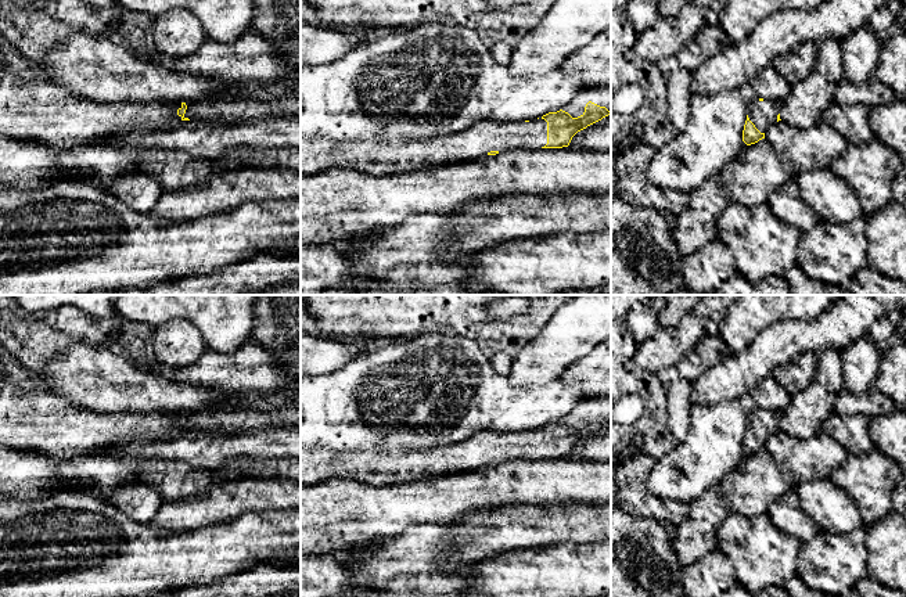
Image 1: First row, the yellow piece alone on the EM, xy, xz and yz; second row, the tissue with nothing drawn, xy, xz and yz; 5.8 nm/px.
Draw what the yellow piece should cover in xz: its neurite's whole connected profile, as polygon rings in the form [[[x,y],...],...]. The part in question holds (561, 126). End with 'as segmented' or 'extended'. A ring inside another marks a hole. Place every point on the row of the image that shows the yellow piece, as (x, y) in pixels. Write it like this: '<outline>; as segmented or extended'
[[[611,86],[580,90],[557,112],[525,122],[485,119],[464,132],[429,140],[335,140],[301,136],[301,176],[328,168],[370,175],[418,170],[474,161],[511,150],[568,147],[572,137],[611,114]]]; extended

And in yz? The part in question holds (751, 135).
[[[755,100],[748,104],[748,115],[743,130],[743,141],[747,145],[755,144],[765,139],[769,126],[781,121],[779,114],[779,103],[772,100]]]; extended

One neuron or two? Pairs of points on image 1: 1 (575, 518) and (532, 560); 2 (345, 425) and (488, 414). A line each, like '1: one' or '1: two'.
1: two
2: one

